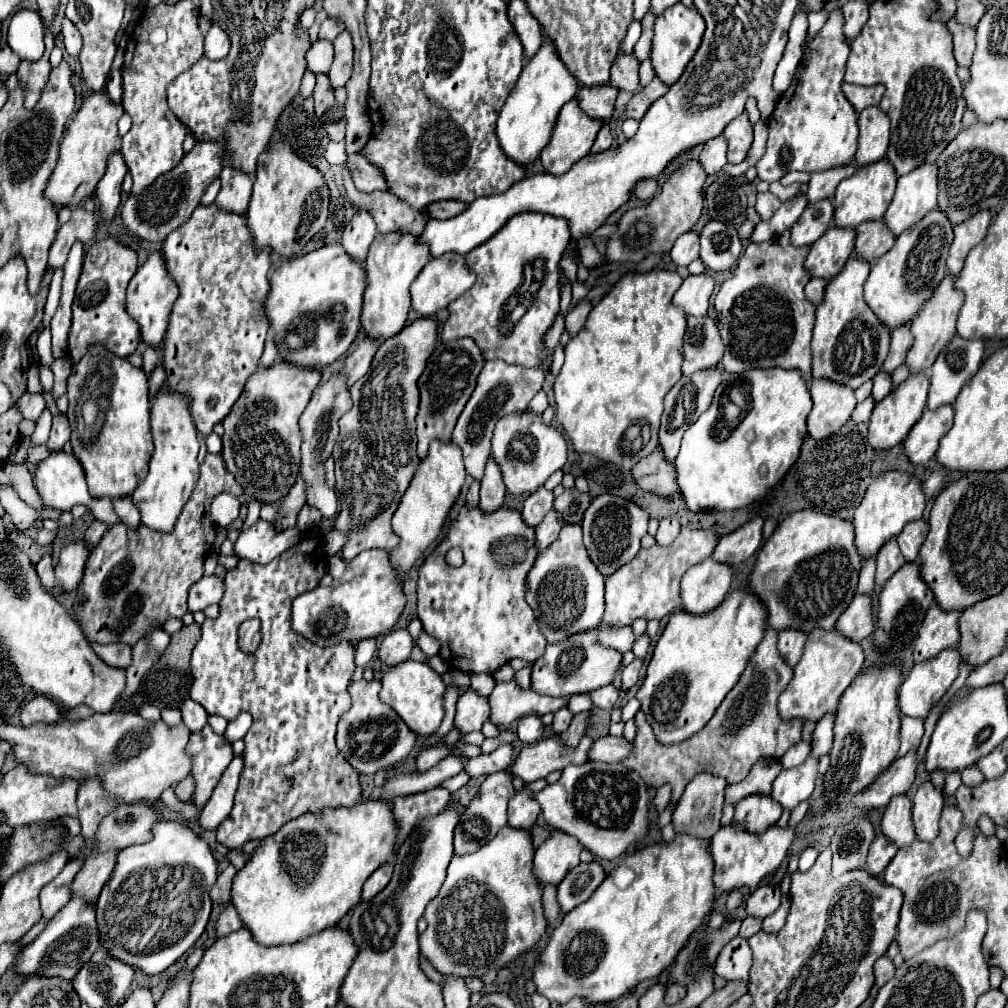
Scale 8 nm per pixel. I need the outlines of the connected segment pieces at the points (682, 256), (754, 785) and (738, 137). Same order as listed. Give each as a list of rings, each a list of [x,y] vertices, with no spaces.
[[[695,231],[683,233],[671,249],[673,263],[679,267],[687,267],[697,257],[699,257],[699,233],[695,233]]]
[[[761,759],[753,765],[751,773],[735,783],[735,785],[727,785],[725,789],[725,803],[739,803],[743,797],[749,795],[769,795],[771,793],[771,783],[773,779],[779,775],[781,771],[781,763],[777,759]]]
[[[747,113],[733,119],[725,127],[723,135],[725,135],[727,143],[729,143],[729,151],[727,151],[729,163],[741,163],[747,157],[747,151],[749,151],[749,147],[753,143],[753,127],[749,123]]]

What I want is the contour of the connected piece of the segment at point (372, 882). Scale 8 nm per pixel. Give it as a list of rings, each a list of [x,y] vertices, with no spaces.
[[[385,863],[381,865],[365,883],[363,887],[363,901],[369,901],[373,899],[379,891],[383,891],[391,879],[391,873],[393,873],[393,863]]]

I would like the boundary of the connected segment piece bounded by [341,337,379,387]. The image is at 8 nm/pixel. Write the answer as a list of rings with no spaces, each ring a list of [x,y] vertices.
[[[365,337],[353,349],[353,353],[349,353],[349,357],[345,359],[345,365],[341,369],[341,373],[347,377],[347,387],[351,387],[357,379],[361,379],[369,373],[369,365],[371,365],[371,359],[373,359],[377,347],[379,347],[377,341],[371,341]]]

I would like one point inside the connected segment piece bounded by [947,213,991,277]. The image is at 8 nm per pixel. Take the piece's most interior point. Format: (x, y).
(967, 235)

